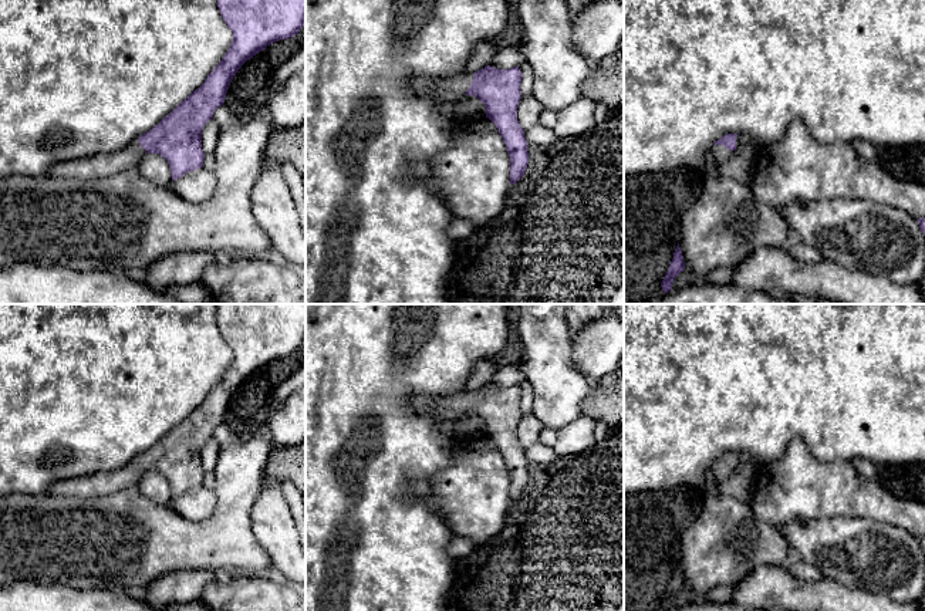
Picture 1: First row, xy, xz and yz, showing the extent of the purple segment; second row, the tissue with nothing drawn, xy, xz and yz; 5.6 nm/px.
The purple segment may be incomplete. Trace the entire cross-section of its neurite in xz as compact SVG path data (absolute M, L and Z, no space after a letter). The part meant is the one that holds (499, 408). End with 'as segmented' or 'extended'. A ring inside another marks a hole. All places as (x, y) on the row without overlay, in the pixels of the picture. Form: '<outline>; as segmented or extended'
M487 384L472 395L458 392L438 398L418 396L415 399L421 411L432 411L439 421L458 422L463 413L475 413L485 422L486 436L496 443L507 466L512 503L526 492L529 483L529 462L524 448L517 439L521 396L519 385L499 388Z; extended

